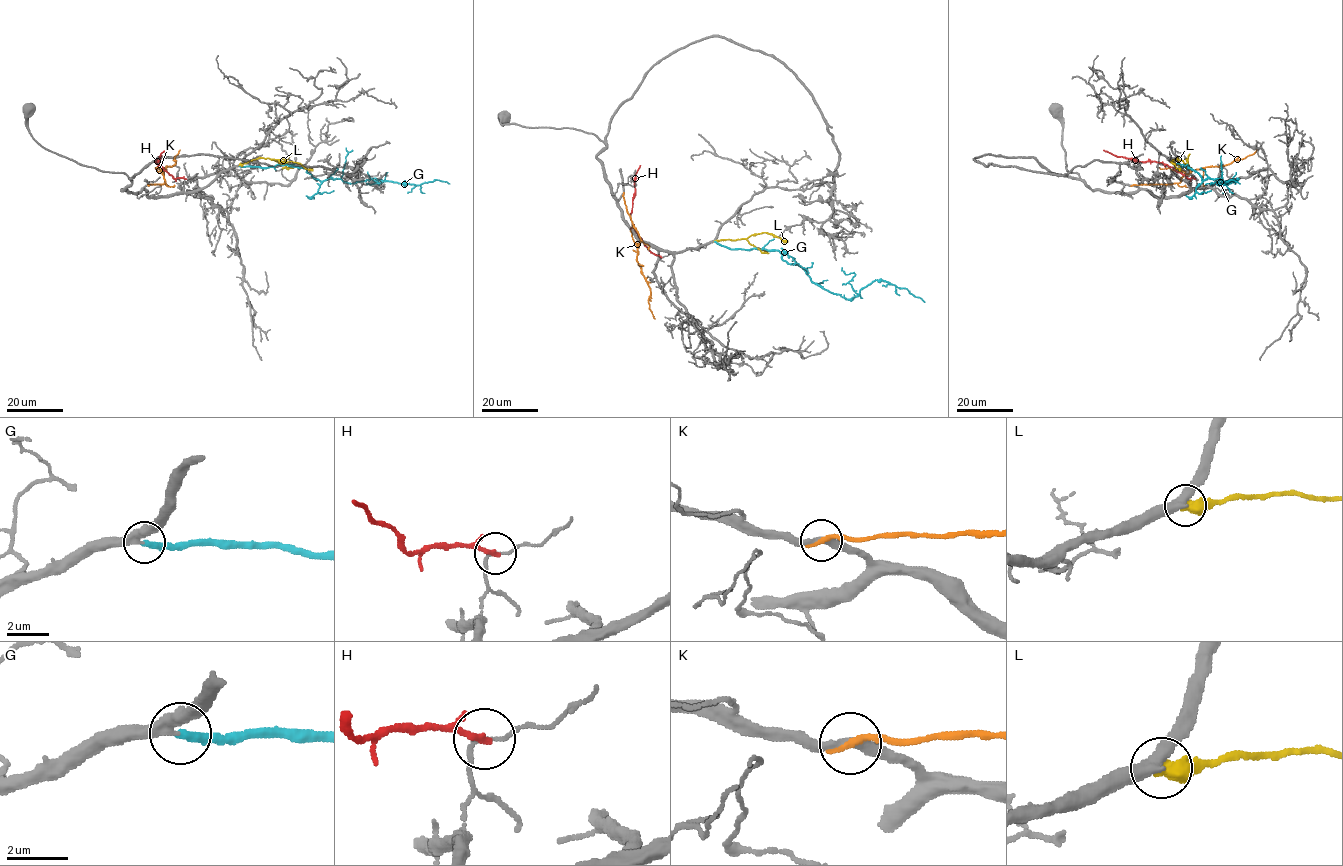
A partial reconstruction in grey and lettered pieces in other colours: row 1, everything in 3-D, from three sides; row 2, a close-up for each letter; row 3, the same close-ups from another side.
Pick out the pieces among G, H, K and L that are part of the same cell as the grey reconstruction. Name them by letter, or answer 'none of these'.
G

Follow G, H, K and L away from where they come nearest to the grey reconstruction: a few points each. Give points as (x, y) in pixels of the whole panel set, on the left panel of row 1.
G: (240, 166), (301, 167), (321, 181), (329, 178), (355, 183), (376, 178), (420, 185), (437, 179), (449, 184)
H: (185, 179), (175, 179), (155, 161), (165, 150)
K: (148, 185), (165, 182), (161, 170), (175, 164), (173, 160), (180, 149)
L: (239, 165), (262, 158), (271, 158), (292, 161), (313, 170)

